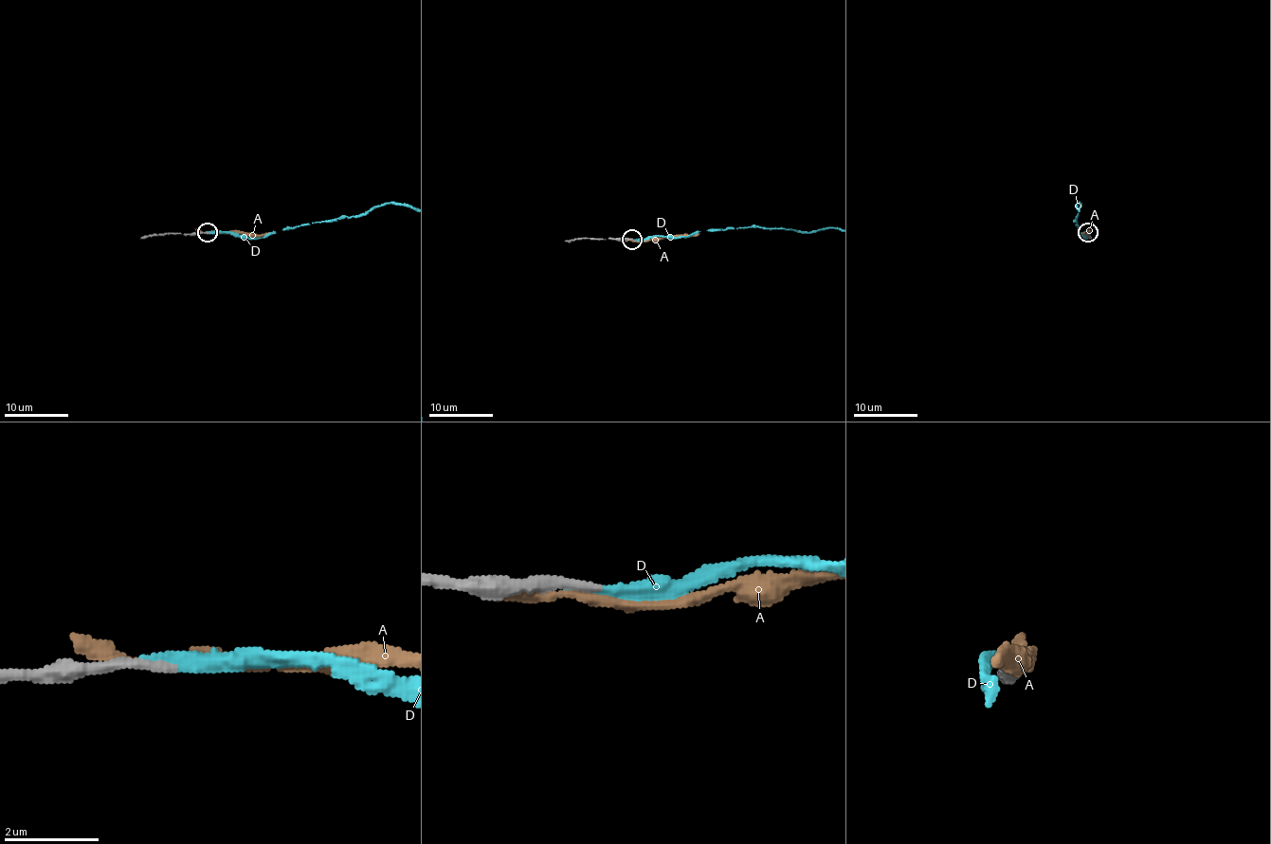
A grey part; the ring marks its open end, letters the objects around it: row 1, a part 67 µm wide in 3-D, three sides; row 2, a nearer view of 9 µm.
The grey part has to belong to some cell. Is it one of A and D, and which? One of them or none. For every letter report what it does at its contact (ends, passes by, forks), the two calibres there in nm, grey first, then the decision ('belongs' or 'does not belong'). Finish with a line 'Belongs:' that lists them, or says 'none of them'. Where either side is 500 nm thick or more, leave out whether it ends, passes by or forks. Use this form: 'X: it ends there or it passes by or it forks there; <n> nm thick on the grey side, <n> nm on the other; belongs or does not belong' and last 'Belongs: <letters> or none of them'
A: it passes by; 320 nm thick on the grey side, 220 nm on the other; does not belong
D: it ends there; 240 nm thick on the grey side, 280 nm on the other; belongs
Belongs: D

